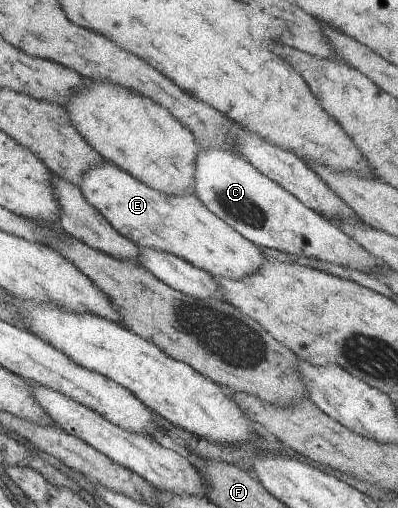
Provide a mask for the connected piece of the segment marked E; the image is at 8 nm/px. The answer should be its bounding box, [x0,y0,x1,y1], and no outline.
[79,162,264,280]

